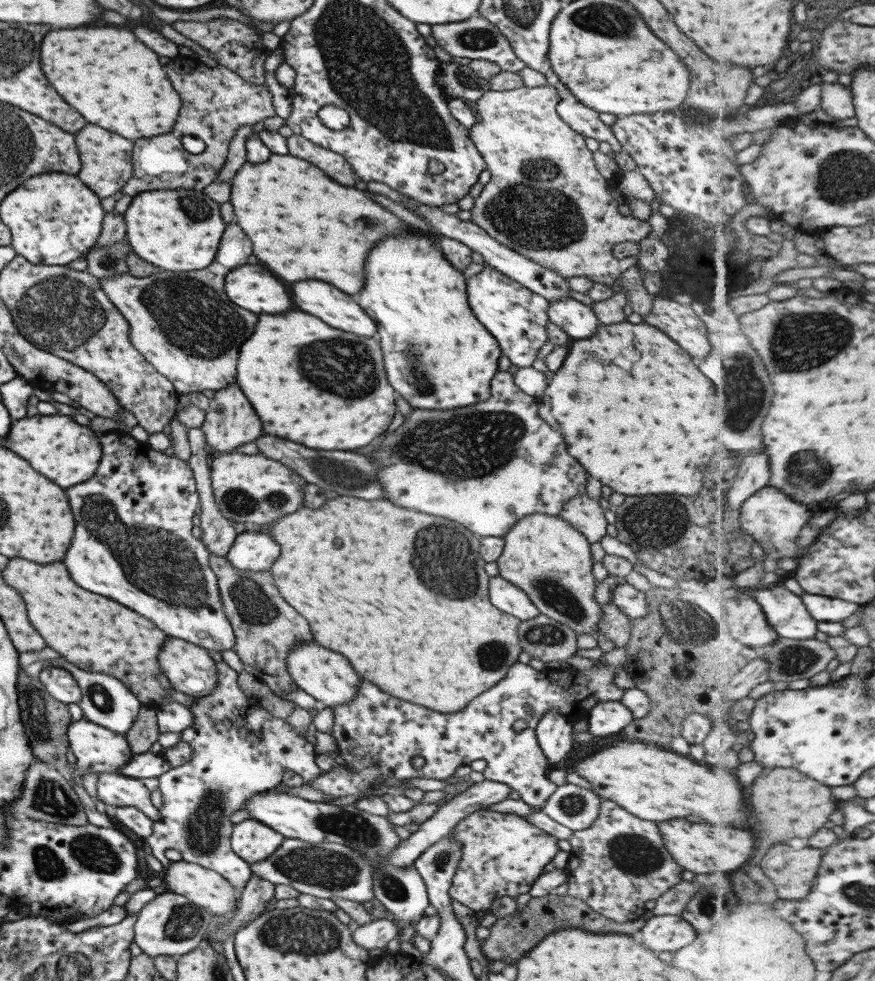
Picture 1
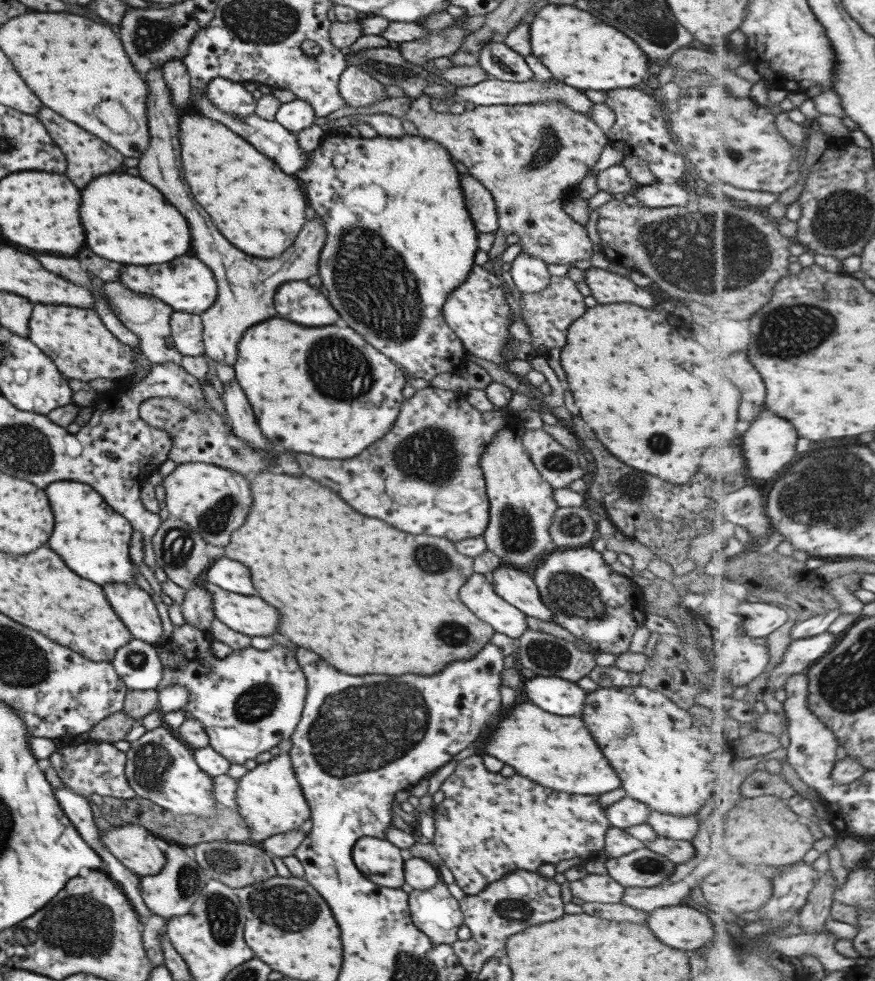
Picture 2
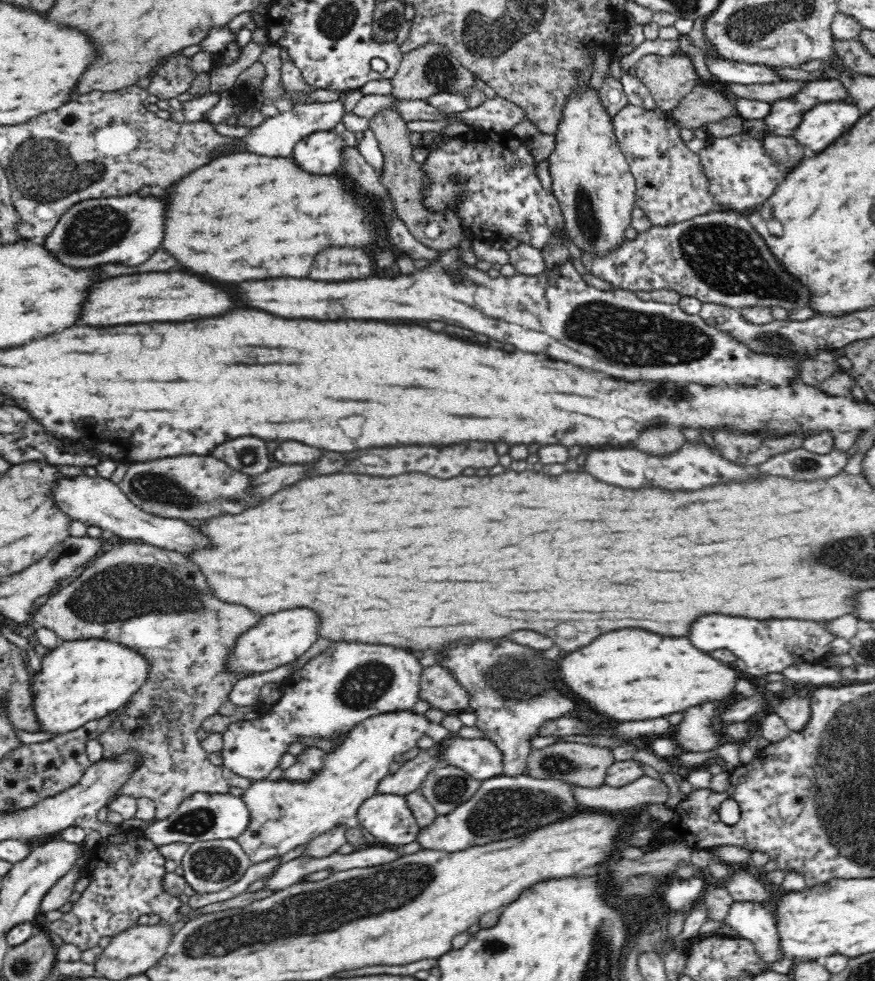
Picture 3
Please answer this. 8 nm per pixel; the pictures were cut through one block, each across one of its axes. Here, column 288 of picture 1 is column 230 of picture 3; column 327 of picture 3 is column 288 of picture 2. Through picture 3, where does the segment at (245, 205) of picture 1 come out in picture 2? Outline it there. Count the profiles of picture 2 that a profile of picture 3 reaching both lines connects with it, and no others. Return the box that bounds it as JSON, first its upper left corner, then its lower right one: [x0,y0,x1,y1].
[178,114,307,258]

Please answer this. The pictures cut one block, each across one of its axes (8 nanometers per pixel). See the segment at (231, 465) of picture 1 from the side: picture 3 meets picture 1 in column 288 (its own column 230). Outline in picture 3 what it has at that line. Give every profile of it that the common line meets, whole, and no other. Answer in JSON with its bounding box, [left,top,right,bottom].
[117,456,260,523]

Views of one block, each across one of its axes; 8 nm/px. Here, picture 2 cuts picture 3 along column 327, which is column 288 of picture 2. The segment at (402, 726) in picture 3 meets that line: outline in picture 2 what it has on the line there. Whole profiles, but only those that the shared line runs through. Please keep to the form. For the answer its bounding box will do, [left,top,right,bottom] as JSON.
[233,752,310,844]

